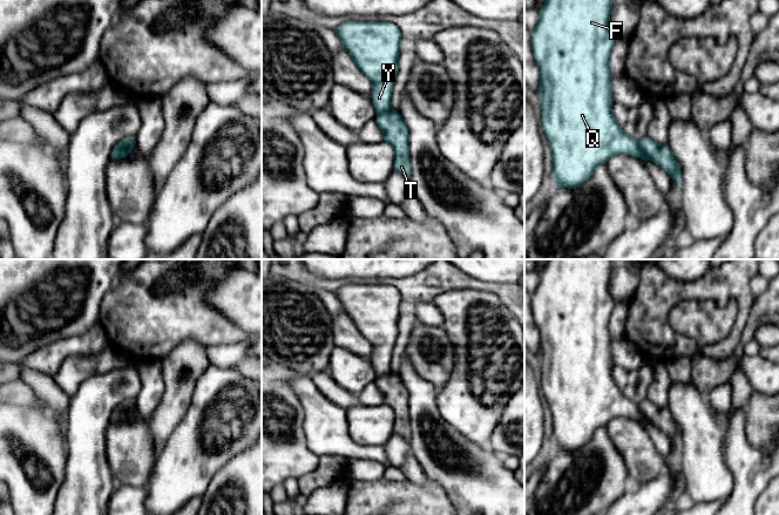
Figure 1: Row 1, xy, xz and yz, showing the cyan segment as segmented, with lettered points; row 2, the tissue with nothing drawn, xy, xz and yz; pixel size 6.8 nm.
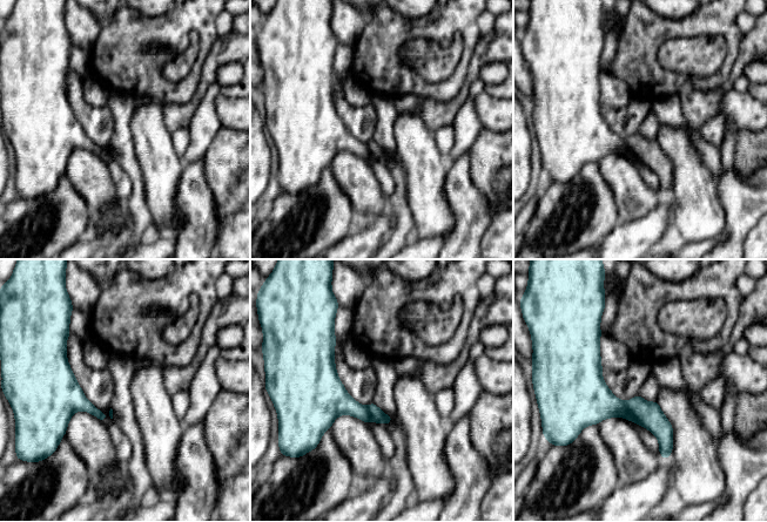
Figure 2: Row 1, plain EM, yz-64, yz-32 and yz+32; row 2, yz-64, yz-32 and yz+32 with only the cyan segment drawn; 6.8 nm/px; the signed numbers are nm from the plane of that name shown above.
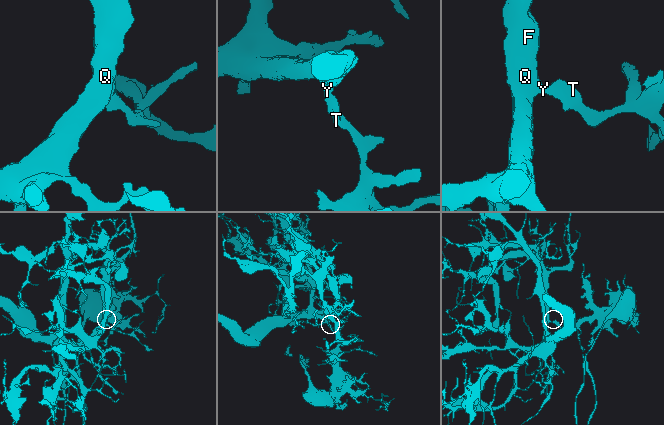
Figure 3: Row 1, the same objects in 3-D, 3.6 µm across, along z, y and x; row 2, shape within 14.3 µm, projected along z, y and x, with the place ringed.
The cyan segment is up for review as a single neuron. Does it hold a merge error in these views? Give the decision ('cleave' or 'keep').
cleave

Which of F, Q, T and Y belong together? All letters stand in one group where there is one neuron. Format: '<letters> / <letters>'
F Q Y / T

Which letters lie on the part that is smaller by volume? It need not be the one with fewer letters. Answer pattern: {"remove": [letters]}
{"remove": ["T"]}

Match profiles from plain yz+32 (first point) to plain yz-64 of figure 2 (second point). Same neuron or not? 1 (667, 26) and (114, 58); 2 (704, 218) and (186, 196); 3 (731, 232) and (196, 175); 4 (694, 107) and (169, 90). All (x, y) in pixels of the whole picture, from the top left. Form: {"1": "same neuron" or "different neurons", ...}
{"1": "same neuron", "2": "different neurons", "3": "same neuron", "4": "different neurons"}

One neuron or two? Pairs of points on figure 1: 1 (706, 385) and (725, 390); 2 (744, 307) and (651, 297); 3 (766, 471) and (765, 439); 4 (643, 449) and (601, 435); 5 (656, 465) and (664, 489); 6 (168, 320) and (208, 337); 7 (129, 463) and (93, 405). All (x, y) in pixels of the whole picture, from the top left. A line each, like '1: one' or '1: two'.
1: two
2: one
3: two
4: two
5: two
6: one
7: two

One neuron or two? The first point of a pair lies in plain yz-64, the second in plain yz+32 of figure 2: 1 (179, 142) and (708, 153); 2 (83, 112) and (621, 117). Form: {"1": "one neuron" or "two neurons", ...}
{"1": "two neurons", "2": "one neuron"}

